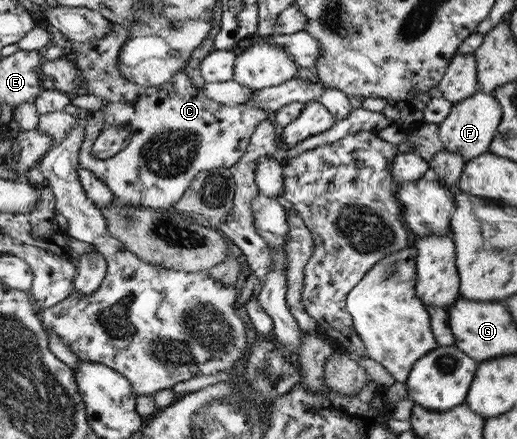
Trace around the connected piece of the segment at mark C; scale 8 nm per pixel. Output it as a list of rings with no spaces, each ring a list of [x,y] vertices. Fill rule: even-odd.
[[[109,22],[110,31],[103,39],[96,39],[95,41],[84,41],[83,43],[77,43],[79,47],[75,49],[75,52],[71,54],[72,61],[75,62],[76,66],[82,71],[82,76],[84,77],[84,87],[83,93],[87,93],[89,95],[96,95],[100,98],[103,98],[106,101],[106,105],[101,109],[96,109],[91,113],[91,120],[86,125],[84,131],[84,143],[81,144],[80,151],[79,151],[79,164],[80,168],[92,170],[94,174],[101,181],[105,182],[105,185],[108,185],[108,188],[112,190],[115,195],[115,205],[130,205],[132,207],[138,208],[162,208],[163,210],[167,209],[174,209],[177,206],[177,201],[180,199],[181,196],[191,187],[191,183],[193,179],[195,179],[196,175],[199,172],[204,172],[207,170],[212,170],[215,168],[230,168],[232,165],[237,164],[241,156],[248,149],[249,140],[252,137],[252,133],[256,131],[257,124],[267,120],[268,112],[264,109],[259,109],[258,107],[253,107],[248,103],[245,104],[223,104],[221,102],[213,101],[208,94],[204,93],[203,88],[199,88],[192,84],[192,81],[189,81],[188,73],[184,70],[184,68],[180,69],[168,81],[168,83],[158,85],[157,87],[145,87],[143,85],[137,85],[135,82],[128,81],[125,77],[123,77],[119,69],[117,68],[118,64],[118,57],[120,55],[120,50],[122,49],[123,45],[127,43],[129,39],[131,39],[131,33],[129,33],[128,27],[132,25],[133,22],[127,22],[127,25],[121,24],[113,24],[113,22]],[[111,124],[117,124],[118,126],[124,127],[129,133],[132,135],[131,139],[129,139],[128,144],[119,152],[117,155],[114,155],[112,158],[97,158],[92,153],[92,147],[95,144],[97,136],[100,135],[101,132],[104,131],[105,126],[110,126]]]

